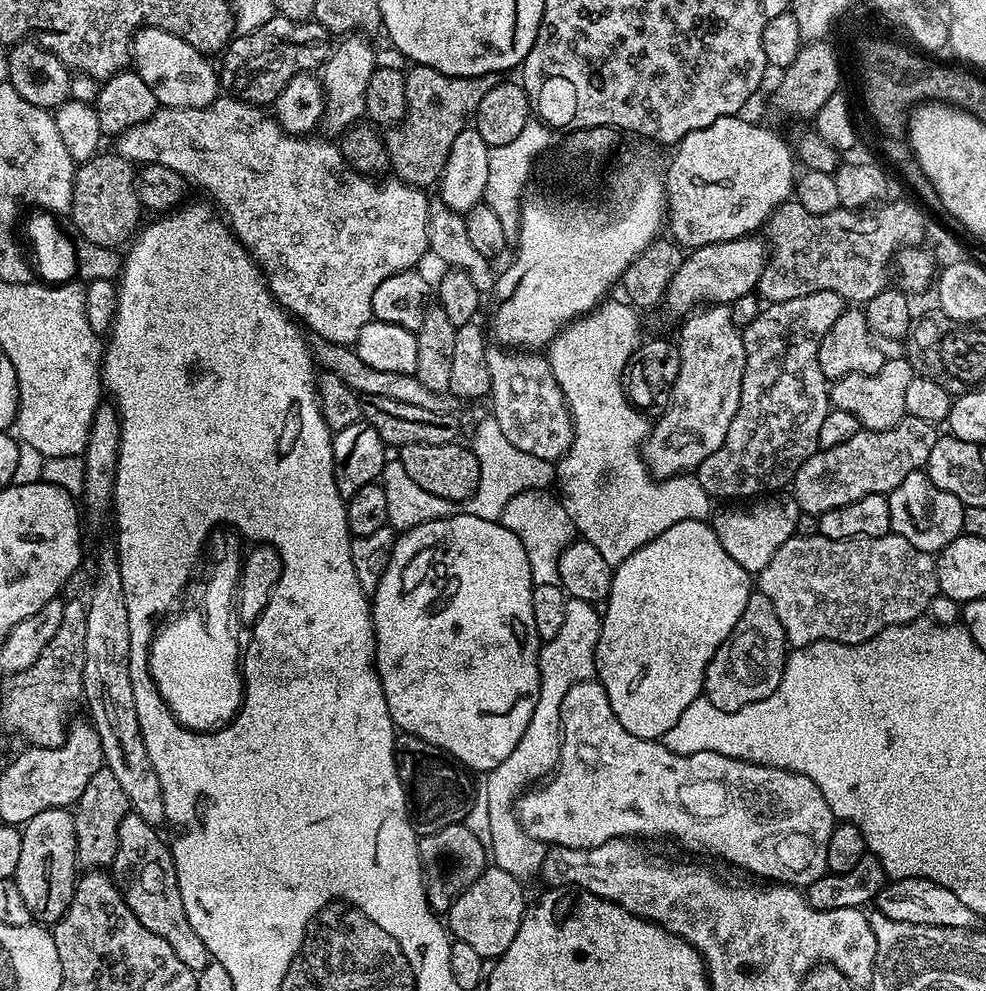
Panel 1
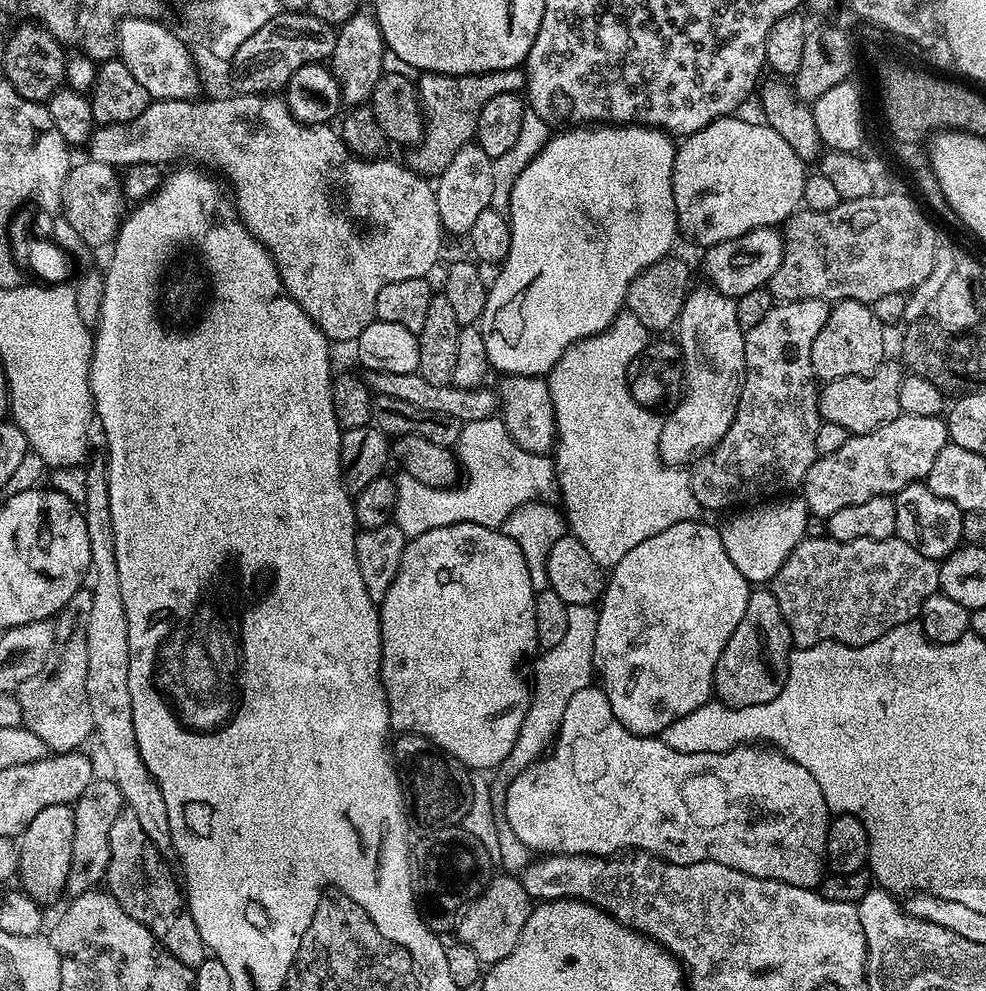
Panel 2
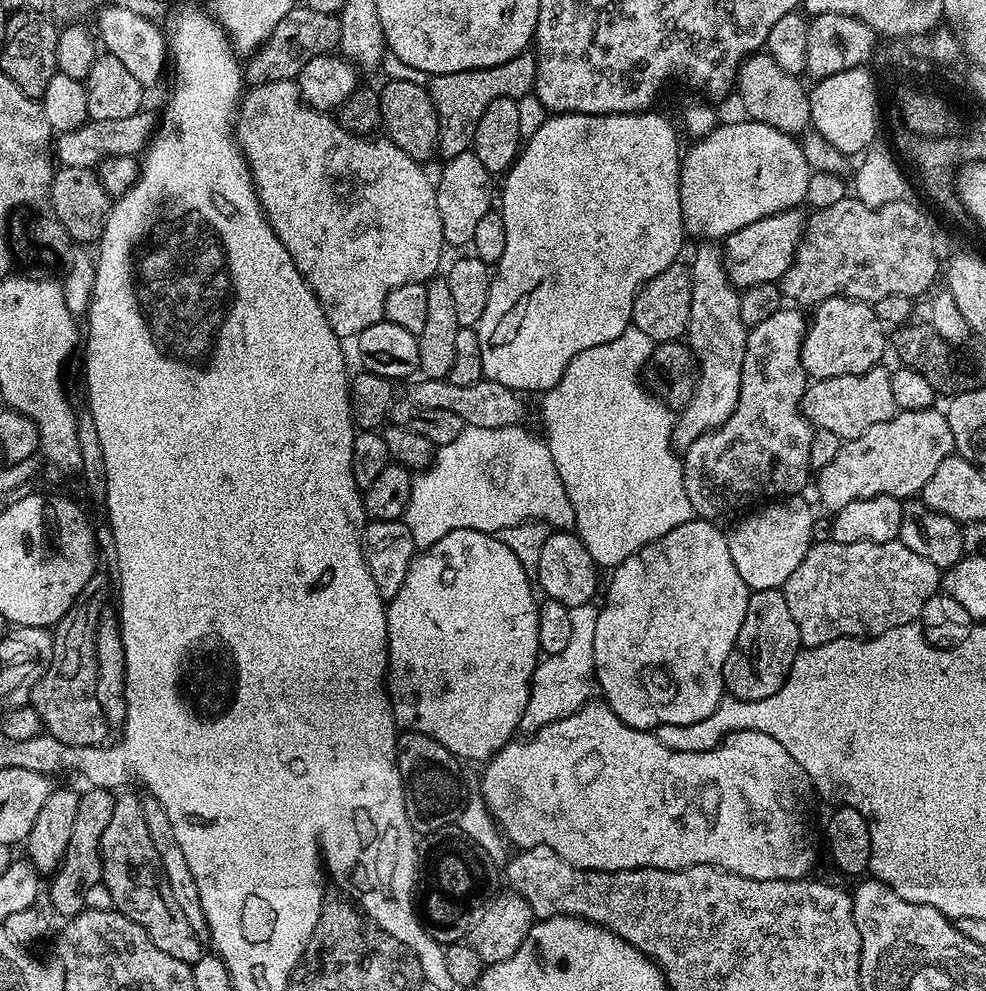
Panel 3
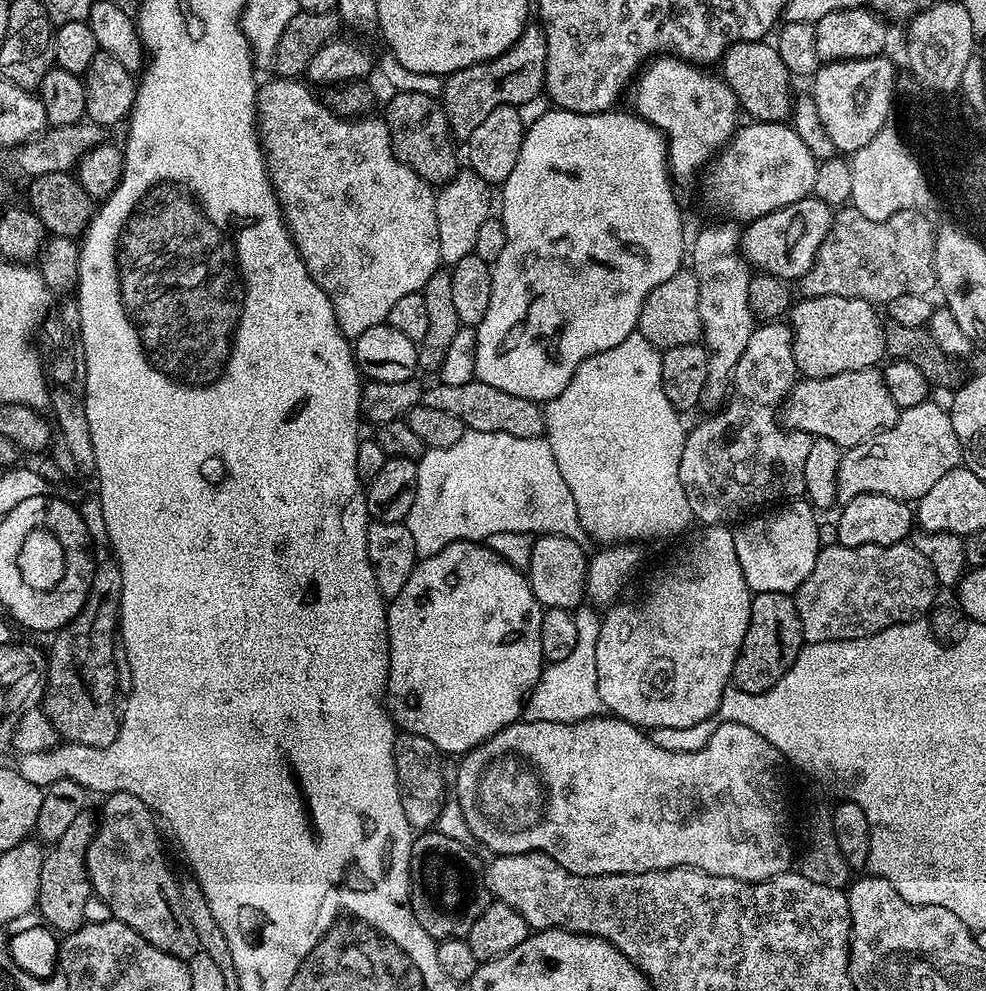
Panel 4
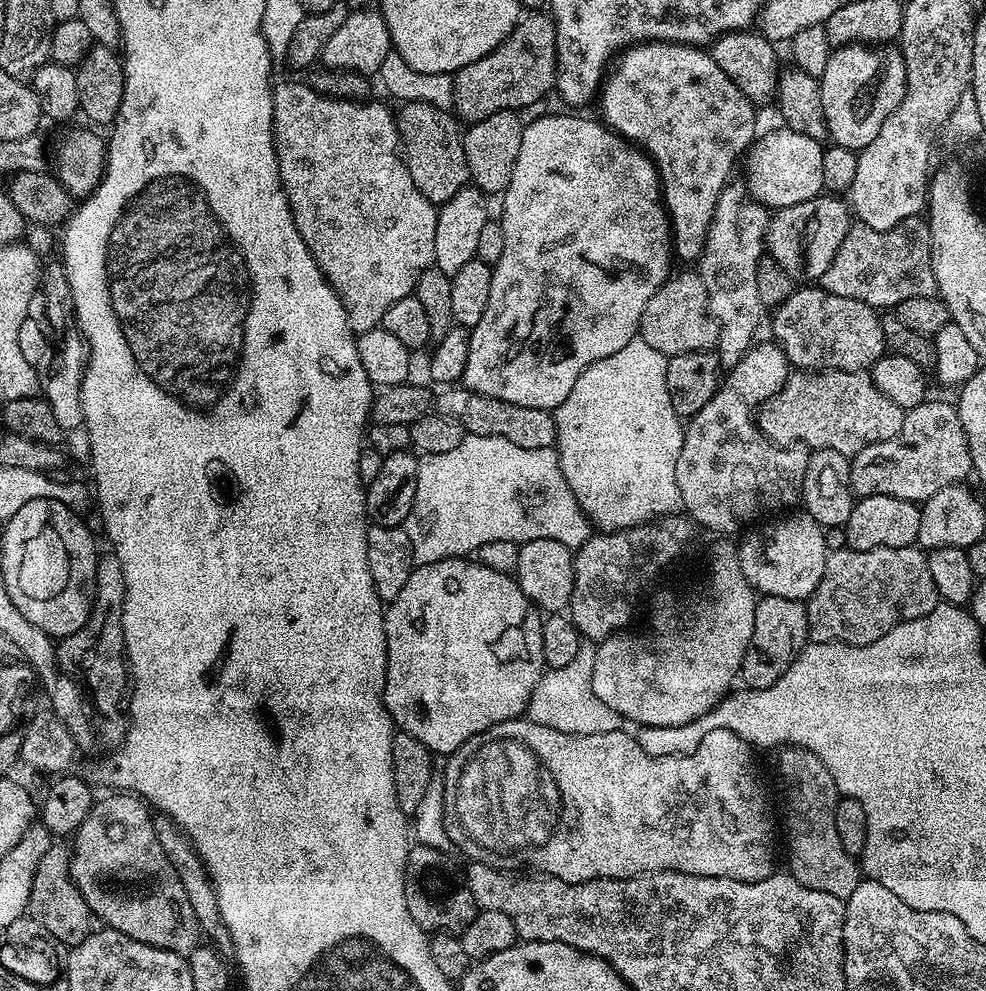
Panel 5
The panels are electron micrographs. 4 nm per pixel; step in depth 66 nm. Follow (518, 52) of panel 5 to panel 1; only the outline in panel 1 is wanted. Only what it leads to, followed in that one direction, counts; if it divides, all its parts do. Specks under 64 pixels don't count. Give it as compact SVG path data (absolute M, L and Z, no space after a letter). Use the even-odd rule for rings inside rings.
M409 67L406 72L408 112L399 124L383 133L388 162L395 179L413 184L416 188L431 189L431 184L433 187L444 173L454 138L469 127L478 110L478 102L482 102L486 90L497 83L495 75L483 78L447 76L433 68Z

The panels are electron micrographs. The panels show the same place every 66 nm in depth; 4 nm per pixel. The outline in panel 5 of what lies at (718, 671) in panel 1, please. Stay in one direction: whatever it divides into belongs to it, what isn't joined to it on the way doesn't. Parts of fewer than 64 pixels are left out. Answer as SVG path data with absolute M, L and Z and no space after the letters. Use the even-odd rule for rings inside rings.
M761 595L754 610L754 634L750 646L740 663L739 675L749 689L769 688L786 674L786 670L800 653L800 649L809 643L808 610L801 601L777 596Z

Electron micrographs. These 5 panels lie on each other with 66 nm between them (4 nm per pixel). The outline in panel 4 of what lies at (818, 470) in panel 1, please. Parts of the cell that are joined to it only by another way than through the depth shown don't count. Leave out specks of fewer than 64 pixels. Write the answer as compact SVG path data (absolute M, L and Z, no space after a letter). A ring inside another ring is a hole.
M927 399L918 406L903 409L894 426L883 428L841 455L836 479L837 501L847 502L862 494L882 494L905 502L915 502L922 498L922 494L926 494L926 490L931 490L934 482L942 478L942 474L946 474L952 468L961 467L962 453L958 434L954 434L952 413L945 405L943 408L940 404L932 403L931 399Z

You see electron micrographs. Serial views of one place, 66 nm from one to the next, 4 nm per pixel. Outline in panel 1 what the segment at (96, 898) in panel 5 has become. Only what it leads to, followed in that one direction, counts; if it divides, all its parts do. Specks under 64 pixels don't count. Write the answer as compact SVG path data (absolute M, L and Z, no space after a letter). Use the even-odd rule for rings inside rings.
M129 810L126 818L122 818L122 826L118 826L118 850L110 865L110 875L130 910L134 910L138 922L142 922L150 934L158 934L158 938L162 938L162 942L168 943L170 950L178 954L181 962L198 973L206 970L213 959L206 950L206 942L194 934L194 926L190 926L190 918L186 918L186 906L182 906L171 847L156 832L159 831L153 824Z

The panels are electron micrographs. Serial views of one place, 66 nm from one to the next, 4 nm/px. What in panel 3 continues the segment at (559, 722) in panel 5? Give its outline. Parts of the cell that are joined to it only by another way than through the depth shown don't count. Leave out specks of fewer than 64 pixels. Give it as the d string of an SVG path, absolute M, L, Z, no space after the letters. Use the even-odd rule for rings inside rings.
M595 603L583 604L582 606L574 606L573 608L569 608L568 613L570 614L570 639L568 645L565 646L559 654L554 654L553 656L544 656L543 659L539 661L536 665L536 669L534 670L534 674L532 675L532 689L530 690L530 698L526 702L526 710L522 714L522 718L520 719L520 728L525 731L525 733L531 734L537 732L539 728L542 726L546 726L550 722L558 722L562 718L566 718L570 714L574 714L581 708L582 705L589 703L593 699L592 696L592 688L594 692L594 685L596 684L596 667L594 666L594 626L598 622L598 614L600 613L600 608L597 607Z

